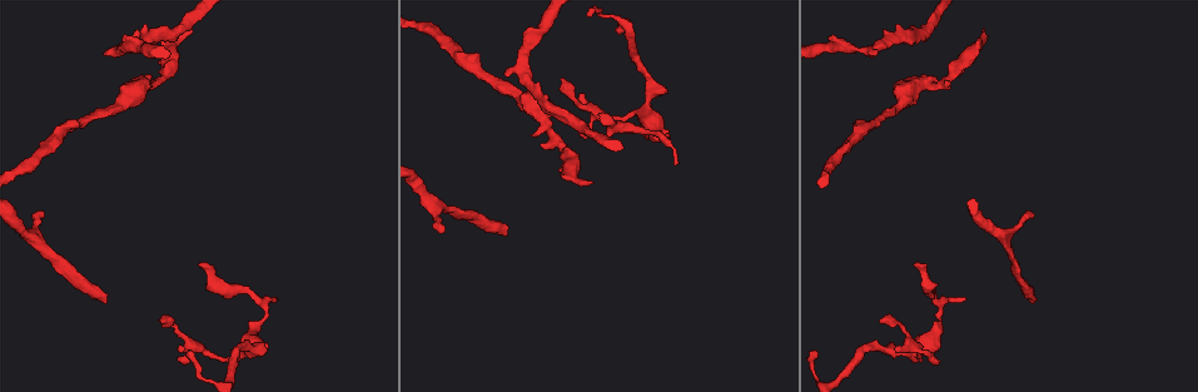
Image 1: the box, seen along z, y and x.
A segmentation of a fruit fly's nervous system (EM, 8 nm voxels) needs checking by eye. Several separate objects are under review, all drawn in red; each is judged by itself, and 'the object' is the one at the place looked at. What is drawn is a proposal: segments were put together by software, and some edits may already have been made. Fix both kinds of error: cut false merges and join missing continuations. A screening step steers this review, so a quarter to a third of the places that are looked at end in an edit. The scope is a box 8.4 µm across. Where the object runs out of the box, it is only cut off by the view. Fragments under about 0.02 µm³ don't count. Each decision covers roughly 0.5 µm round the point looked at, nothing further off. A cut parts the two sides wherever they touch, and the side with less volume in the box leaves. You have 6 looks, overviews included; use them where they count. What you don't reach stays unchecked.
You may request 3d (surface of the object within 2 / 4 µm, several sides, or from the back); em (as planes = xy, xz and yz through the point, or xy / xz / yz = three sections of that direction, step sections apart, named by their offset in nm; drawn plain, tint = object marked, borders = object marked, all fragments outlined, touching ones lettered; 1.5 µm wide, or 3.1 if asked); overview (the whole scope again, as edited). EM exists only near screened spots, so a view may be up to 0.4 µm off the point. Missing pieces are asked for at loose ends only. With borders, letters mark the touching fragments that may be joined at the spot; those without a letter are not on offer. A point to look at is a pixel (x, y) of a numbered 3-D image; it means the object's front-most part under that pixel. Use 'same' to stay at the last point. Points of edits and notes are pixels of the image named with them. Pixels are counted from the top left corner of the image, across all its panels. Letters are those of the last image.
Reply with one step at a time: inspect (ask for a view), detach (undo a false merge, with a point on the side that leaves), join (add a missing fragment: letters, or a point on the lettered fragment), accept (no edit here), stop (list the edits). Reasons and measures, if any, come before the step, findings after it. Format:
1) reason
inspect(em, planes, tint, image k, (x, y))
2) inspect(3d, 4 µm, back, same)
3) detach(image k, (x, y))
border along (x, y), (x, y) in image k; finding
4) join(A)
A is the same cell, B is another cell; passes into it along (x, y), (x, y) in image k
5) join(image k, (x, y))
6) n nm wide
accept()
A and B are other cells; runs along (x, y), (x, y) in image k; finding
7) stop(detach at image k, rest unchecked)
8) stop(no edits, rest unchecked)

narrows sharply
inspect(3d, 4 µm, back, image 1, (860, 50))

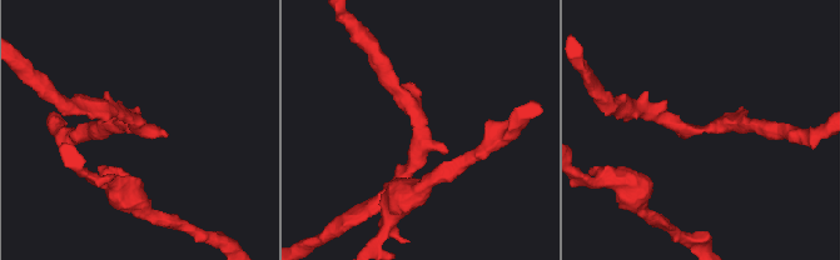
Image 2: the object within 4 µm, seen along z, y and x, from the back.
arms of 180, 220 nm
inspect(em, planes, borders, image 2, (701, 130))

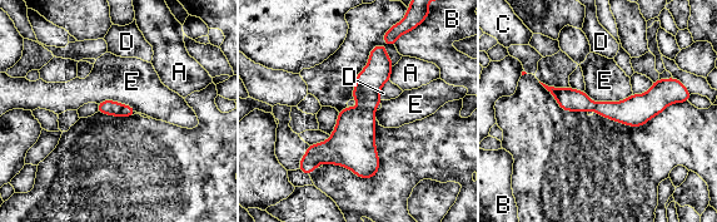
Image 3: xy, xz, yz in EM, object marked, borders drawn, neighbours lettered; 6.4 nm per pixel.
E touches over 320 nm
accept()
A, B, C, D and E are other cells; continuous, no second neuron

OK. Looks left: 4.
branch stops here
inspect(em, planes, borders, image 1, (591, 182))

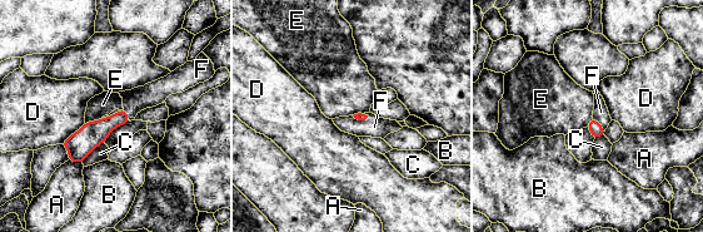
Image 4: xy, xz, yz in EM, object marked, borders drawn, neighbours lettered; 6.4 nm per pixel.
join(F)
F is the same cell, A, B, C, D and E are other cells; passes into it along (93, 133), (126, 114), (151, 94) in image 4; the neuron continues

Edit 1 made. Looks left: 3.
stop(join at image 4, rest unchecked)

